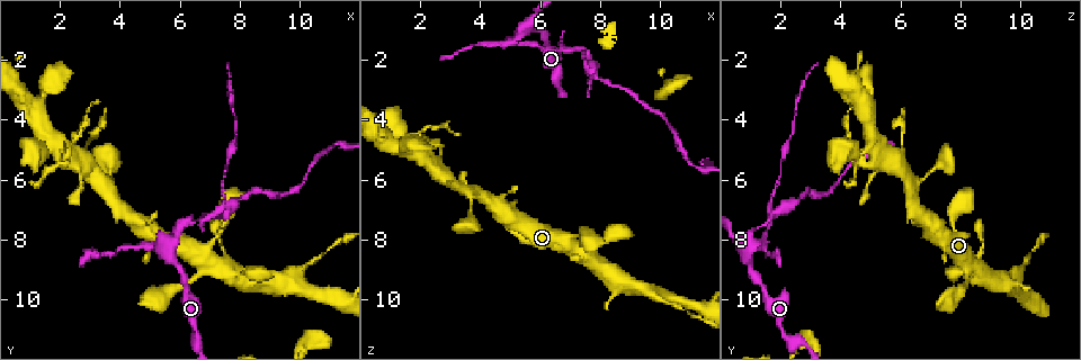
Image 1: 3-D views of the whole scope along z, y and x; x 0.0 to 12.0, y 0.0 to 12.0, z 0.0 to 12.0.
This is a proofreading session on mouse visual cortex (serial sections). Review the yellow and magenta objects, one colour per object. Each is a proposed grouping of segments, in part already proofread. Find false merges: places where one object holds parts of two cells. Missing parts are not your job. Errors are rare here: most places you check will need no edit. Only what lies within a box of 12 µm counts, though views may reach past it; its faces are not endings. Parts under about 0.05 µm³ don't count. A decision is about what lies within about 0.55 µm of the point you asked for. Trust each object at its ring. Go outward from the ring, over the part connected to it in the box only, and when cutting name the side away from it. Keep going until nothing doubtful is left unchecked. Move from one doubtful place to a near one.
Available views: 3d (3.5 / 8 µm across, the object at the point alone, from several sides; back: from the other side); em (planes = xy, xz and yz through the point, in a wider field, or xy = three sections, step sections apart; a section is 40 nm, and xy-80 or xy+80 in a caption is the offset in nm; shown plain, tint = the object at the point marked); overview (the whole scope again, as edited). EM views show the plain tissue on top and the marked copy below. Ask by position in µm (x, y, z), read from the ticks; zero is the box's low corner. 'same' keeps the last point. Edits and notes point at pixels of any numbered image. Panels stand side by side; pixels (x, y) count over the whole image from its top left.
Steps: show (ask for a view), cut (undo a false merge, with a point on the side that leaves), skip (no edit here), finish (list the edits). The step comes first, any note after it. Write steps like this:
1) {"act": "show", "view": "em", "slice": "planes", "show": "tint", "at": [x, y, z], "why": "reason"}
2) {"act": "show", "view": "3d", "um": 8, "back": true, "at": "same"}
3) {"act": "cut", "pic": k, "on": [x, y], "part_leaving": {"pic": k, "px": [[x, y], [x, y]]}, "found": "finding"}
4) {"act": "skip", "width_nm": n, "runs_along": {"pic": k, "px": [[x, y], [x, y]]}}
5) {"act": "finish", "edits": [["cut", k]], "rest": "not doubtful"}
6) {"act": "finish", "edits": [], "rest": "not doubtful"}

{"act": "show", "view": "3d", "um": 3.5, "at": [5.7, 8.4, 0.9], "why": "a fork"}

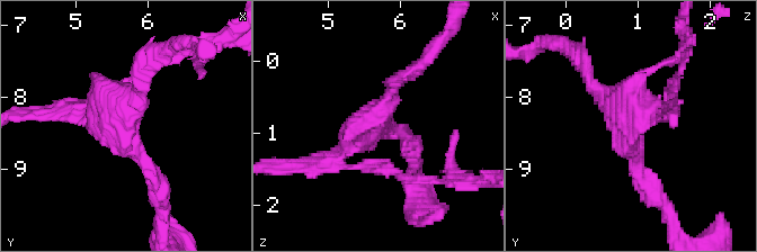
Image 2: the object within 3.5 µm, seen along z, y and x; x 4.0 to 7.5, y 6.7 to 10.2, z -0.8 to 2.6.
{"act": "skip", "runs_along": {"pic": 2, "px": [[156, 182], [90, 107], [110, 96]]}, "found": "all the same cell"}

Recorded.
{"act": "show", "view": "3d", "um": 8, "at": [7.3, 7.1, 1.6], "why": "three-way junction"}

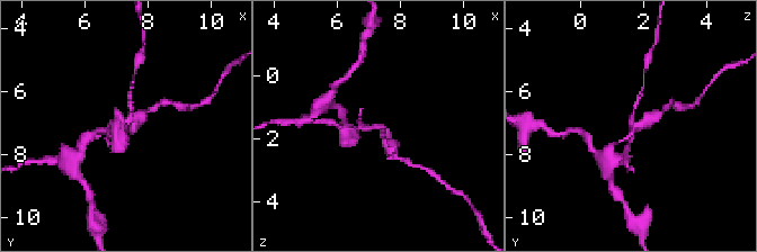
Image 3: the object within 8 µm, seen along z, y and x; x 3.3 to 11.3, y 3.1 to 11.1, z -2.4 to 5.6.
{"act": "show", "view": "3d", "um": 3.5, "at": [7.3, 7.1, 1.6]}

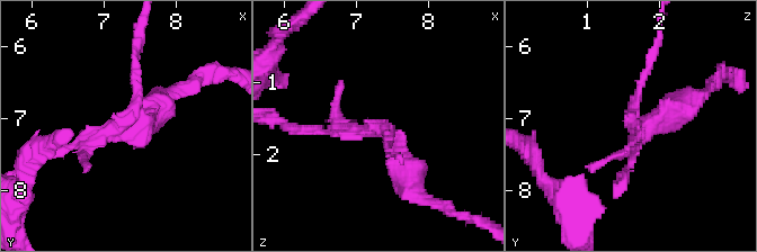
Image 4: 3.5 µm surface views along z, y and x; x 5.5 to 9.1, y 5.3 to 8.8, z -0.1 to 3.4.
{"act": "show", "view": "em", "slice": "xy", "step": 2, "show": "tint", "at": [7.30, 7.10, 1.65], "arms": 3, "arm_widths_nm": [100, 150, 350]}

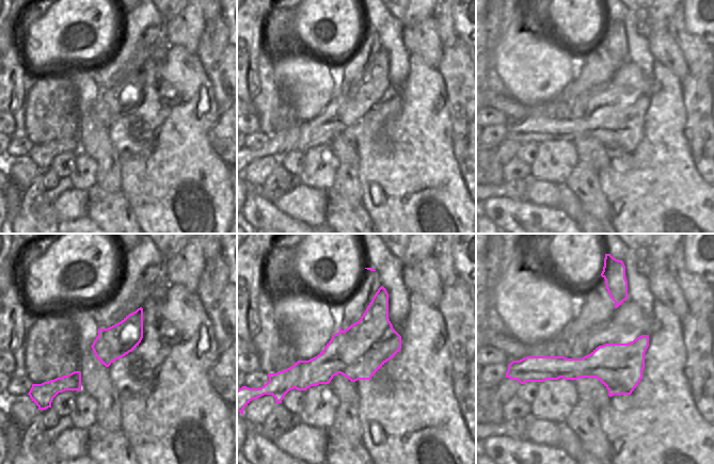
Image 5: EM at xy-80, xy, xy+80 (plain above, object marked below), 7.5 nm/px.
{"act": "skip", "runs_along": {"pic": 5, "px": [[646, 337], [619, 364], [526, 363]]}, "found": "continuous, no second cell"}

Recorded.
{"act": "show", "view": "3d", "um": 3.5, "at": [11.4, 4.7, 5.7], "why": "sharp bend"}

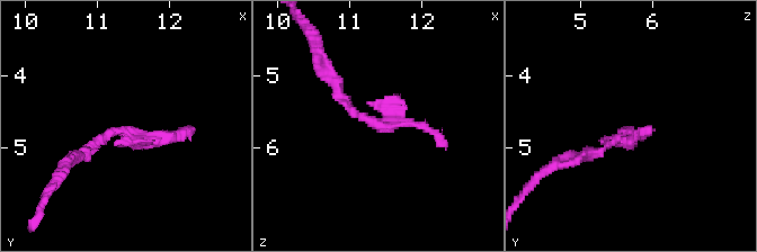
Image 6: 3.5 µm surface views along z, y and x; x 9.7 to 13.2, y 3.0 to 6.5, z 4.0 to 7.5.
{"act": "show", "view": "em", "slice": "xy", "step": 1, "show": "tint", "at": [11.30, 4.75, 5.65]}

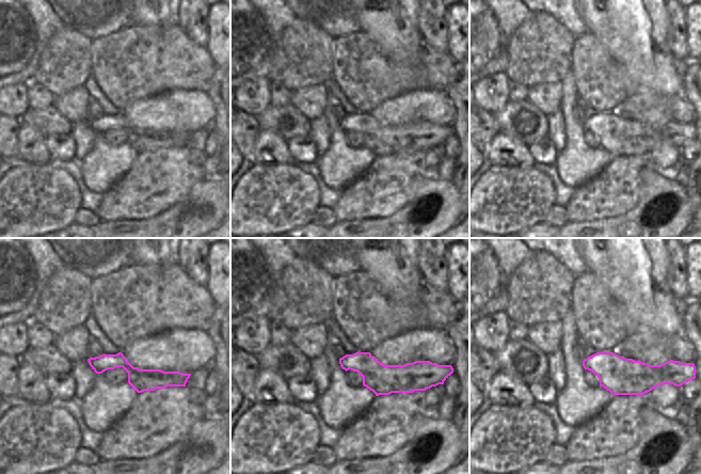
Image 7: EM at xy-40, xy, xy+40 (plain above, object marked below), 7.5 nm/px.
{"act": "skip", "runs_along": {"pic": 6, "px": [[326, 71], [361, 117], [392, 123], [367, 102]]}, "found": "all the same cell"}

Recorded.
{"act": "show", "view": "3d", "um": 3.5, "at": [2.1, 5.5, 4.4], "why": "narrows sharply"}

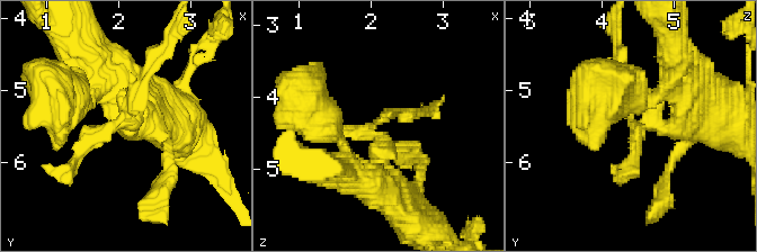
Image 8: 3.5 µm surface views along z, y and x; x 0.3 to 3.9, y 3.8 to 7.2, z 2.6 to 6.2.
{"act": "skip", "runs_along": {"pic": 8, "px": [[695, 118], [632, 122], [617, 60]]}, "found": "all the same cell"}

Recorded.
{"act": "finish", "edits": [], "rest": "not doubtful"}

